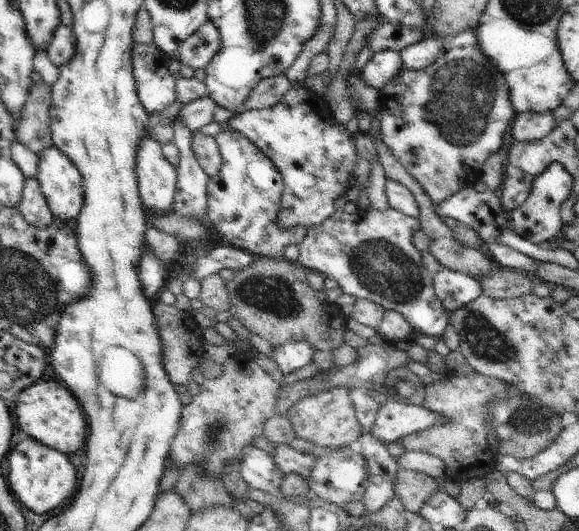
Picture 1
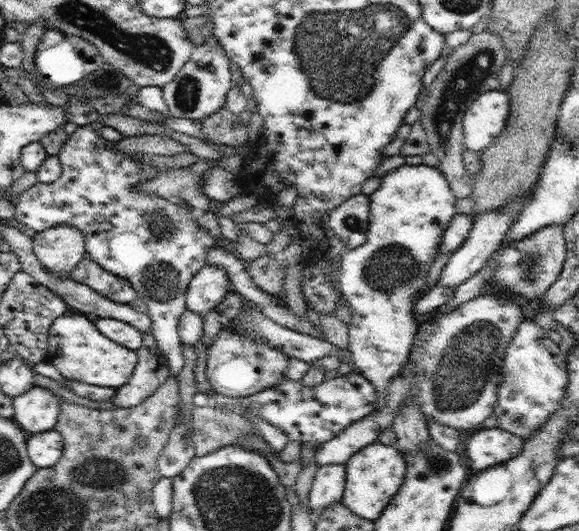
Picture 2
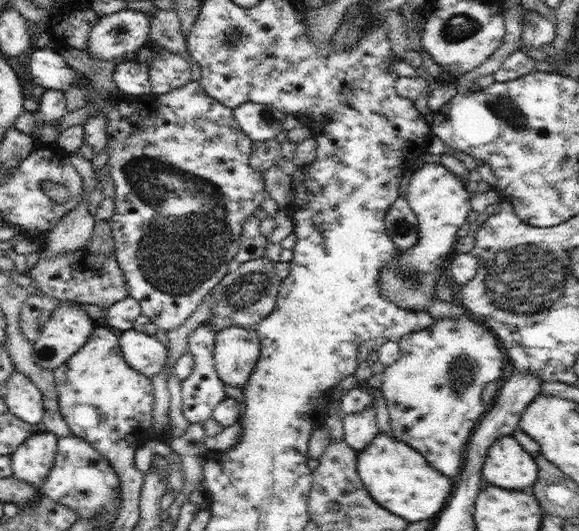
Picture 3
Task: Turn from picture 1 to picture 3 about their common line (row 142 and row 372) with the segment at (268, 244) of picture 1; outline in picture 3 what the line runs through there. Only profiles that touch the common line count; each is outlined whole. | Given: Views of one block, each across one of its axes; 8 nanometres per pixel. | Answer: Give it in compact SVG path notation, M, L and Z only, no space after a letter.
M229 326L215 333L214 360L222 383L242 389L261 353L257 329Z

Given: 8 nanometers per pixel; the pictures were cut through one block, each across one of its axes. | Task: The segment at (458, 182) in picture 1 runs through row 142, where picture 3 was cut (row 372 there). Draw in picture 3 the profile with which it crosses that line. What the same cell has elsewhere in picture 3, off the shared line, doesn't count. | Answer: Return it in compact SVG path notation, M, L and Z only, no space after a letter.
M455 310L449 318L436 319L424 330L405 334L398 344L400 358L380 374L380 392L386 399L393 436L415 448L444 476L456 476L465 465L471 436L487 411L482 392L486 384L495 383L502 376L504 356L499 338L467 312Z

